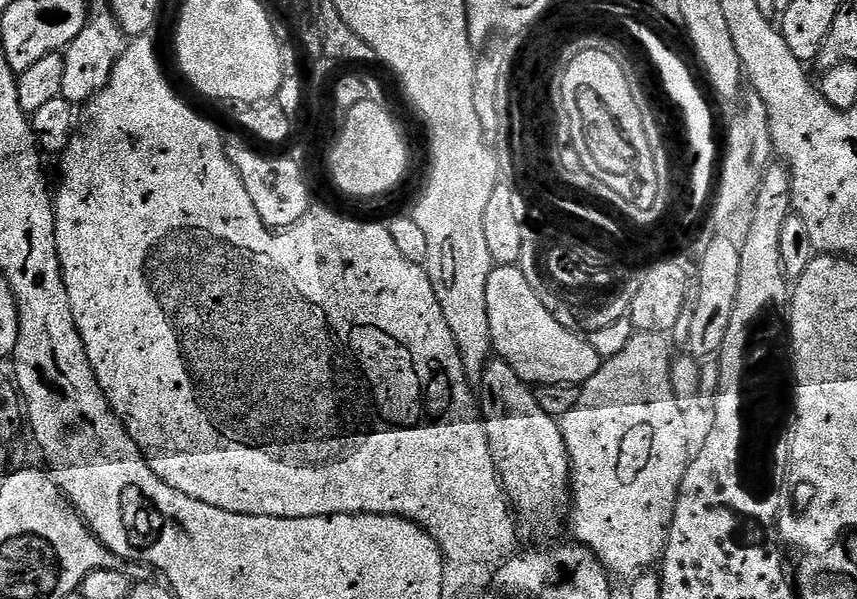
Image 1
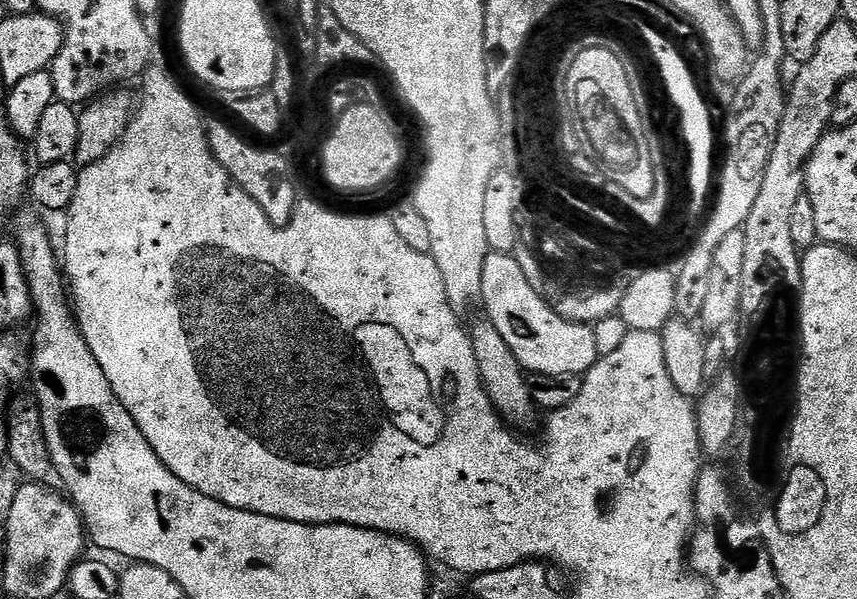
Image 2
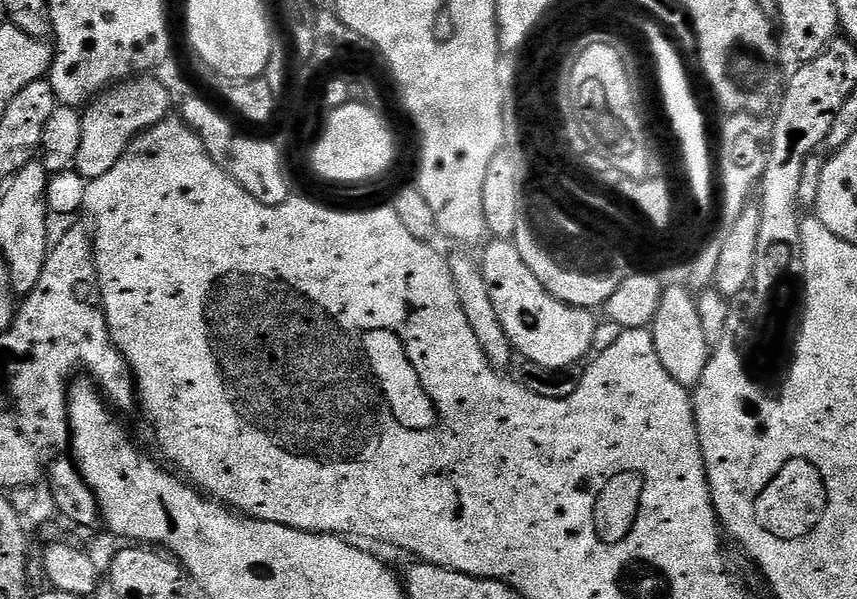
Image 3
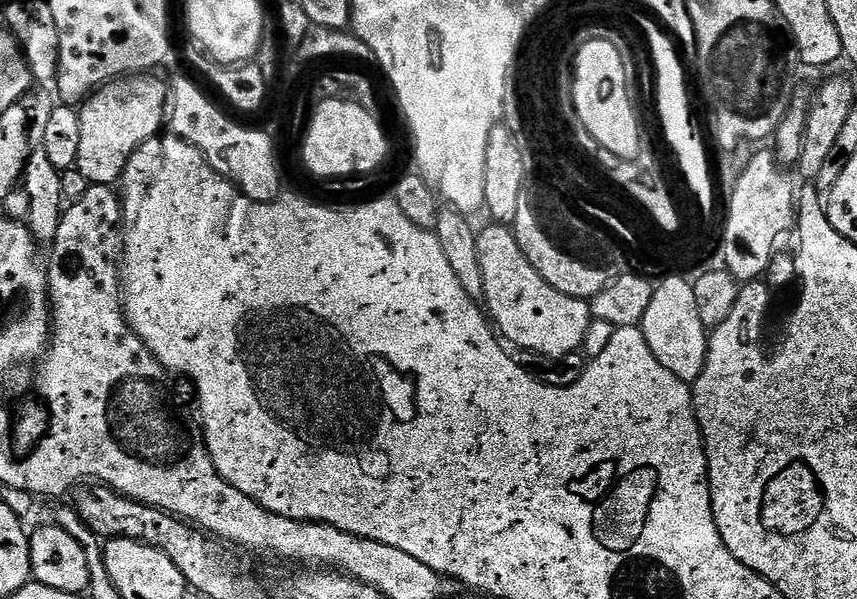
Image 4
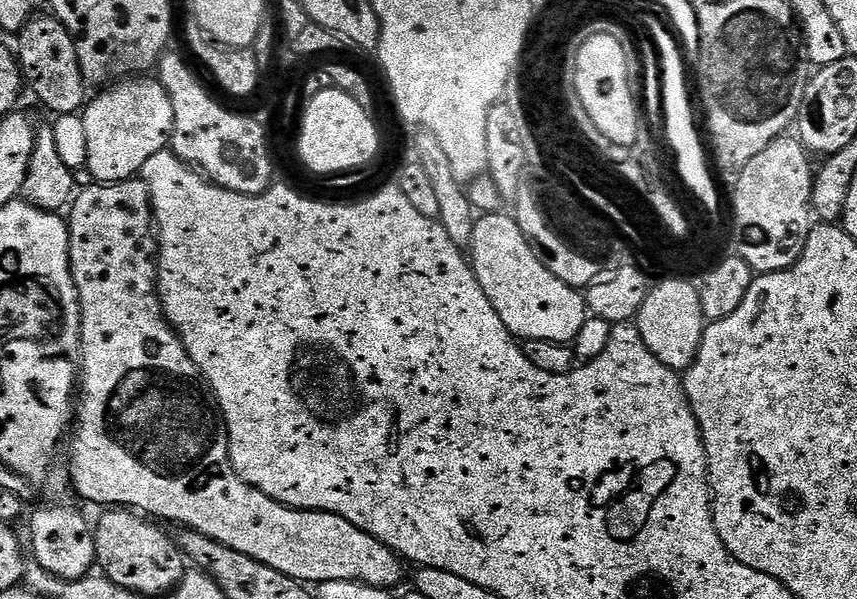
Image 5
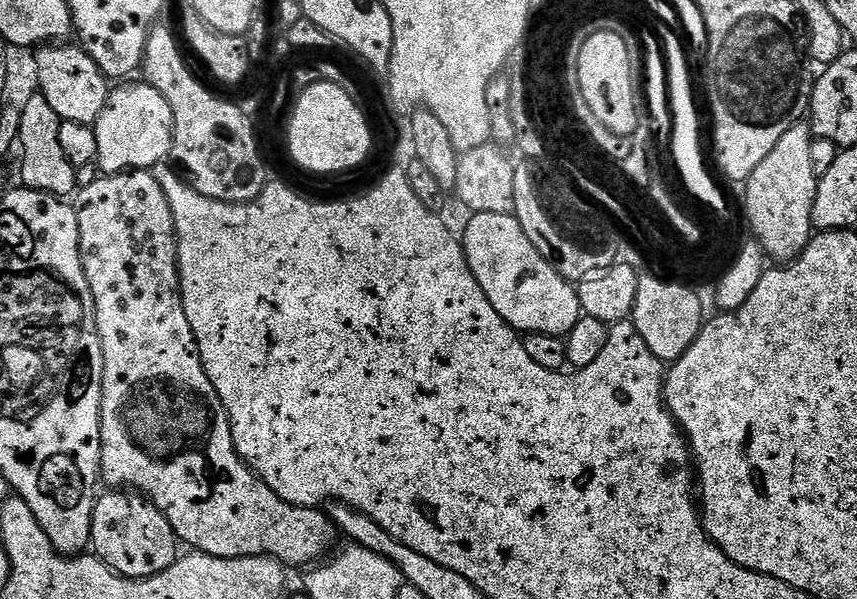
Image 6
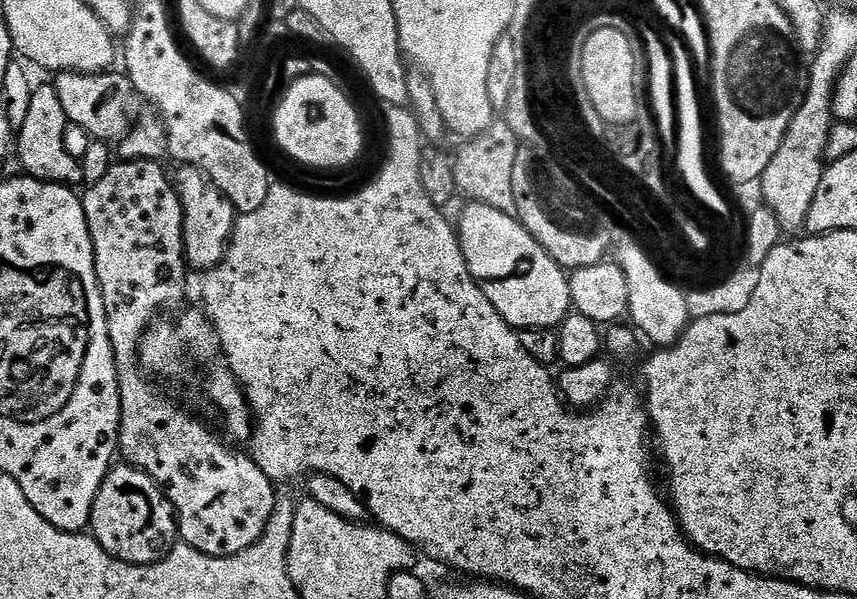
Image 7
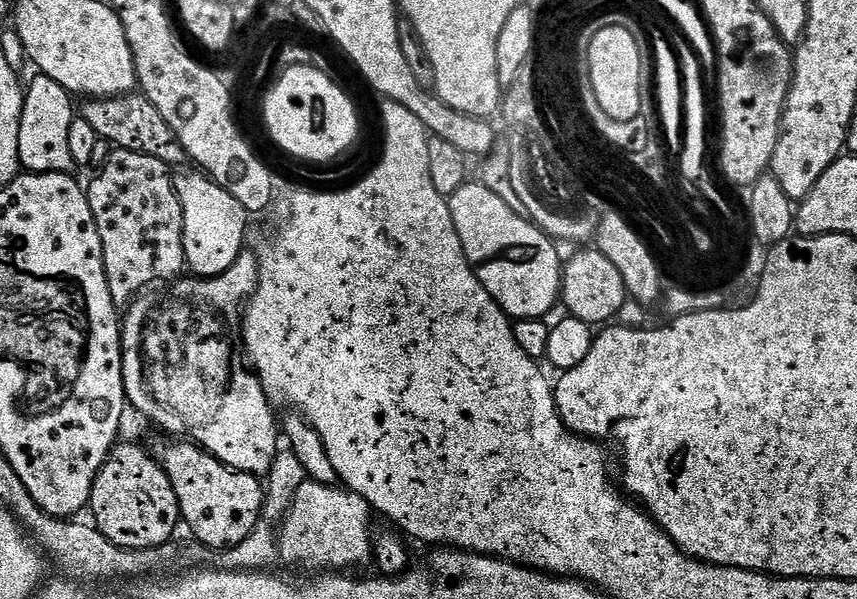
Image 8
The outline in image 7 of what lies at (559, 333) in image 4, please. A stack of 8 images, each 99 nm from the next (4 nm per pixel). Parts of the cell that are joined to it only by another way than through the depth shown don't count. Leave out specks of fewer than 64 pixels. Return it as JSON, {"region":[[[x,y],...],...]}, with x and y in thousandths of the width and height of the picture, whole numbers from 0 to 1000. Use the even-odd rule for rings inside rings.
{"region":[[[543,339],[541,356],[537,361],[534,372],[534,392],[537,397],[537,416],[544,431],[544,444],[548,457],[554,464],[561,484],[572,497],[576,518],[590,531],[590,538],[603,551],[614,548],[642,548],[648,549],[658,539],[669,519],[667,492],[665,491],[664,456],[653,446],[637,417],[625,402],[615,384],[607,376],[607,369],[600,362],[592,362],[586,352],[579,351],[576,344]]]}

